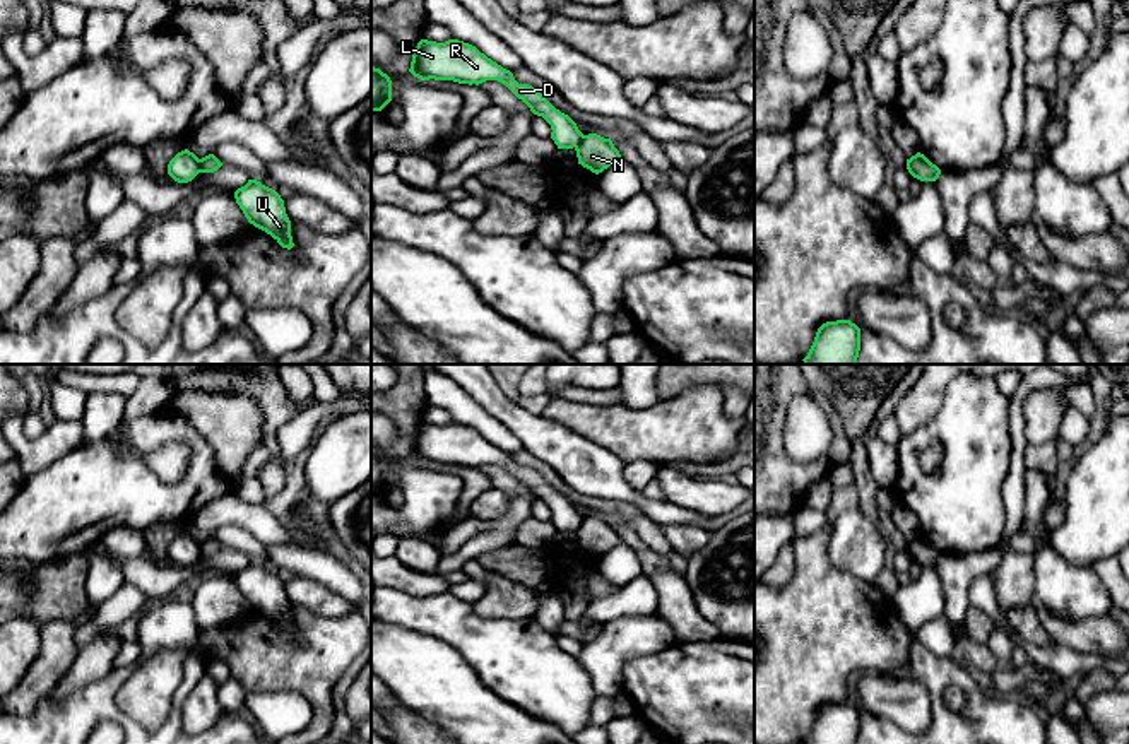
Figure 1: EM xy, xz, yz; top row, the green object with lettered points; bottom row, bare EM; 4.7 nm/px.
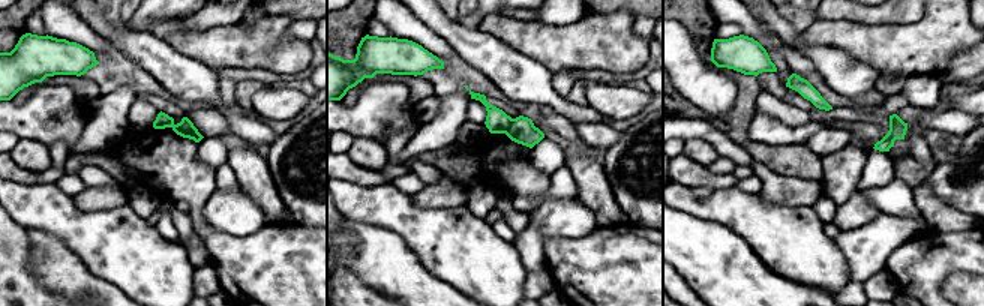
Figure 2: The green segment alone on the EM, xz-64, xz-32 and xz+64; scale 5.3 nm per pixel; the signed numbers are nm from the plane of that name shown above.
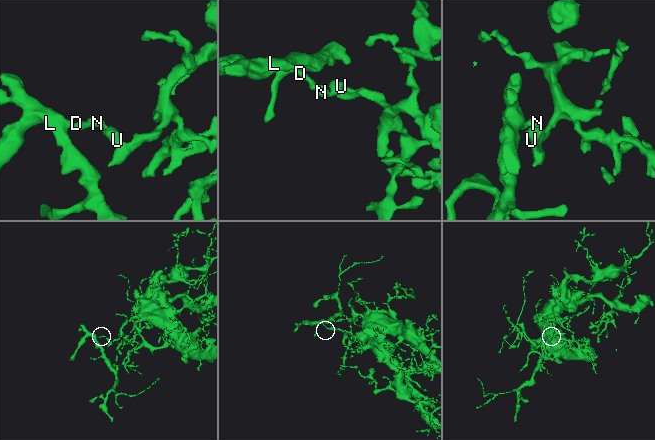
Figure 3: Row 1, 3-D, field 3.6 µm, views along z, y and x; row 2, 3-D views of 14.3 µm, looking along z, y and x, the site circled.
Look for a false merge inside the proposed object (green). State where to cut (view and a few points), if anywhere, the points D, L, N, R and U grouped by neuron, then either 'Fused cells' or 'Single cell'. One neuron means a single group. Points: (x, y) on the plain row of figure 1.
Split along xy (197, 543), (200, 555). Groups: D L R / N U. Fused cells

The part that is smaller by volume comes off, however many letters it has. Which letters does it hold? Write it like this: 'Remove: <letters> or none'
Remove: D, L, R

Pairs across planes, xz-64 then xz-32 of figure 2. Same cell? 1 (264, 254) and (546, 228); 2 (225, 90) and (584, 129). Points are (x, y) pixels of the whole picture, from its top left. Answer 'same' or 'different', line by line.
1: different
2: same

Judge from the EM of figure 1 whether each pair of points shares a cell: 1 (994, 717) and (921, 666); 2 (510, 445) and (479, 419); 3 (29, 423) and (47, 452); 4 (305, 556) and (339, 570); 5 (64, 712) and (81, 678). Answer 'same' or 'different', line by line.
1: same
2: same
3: different
4: same
5: different

